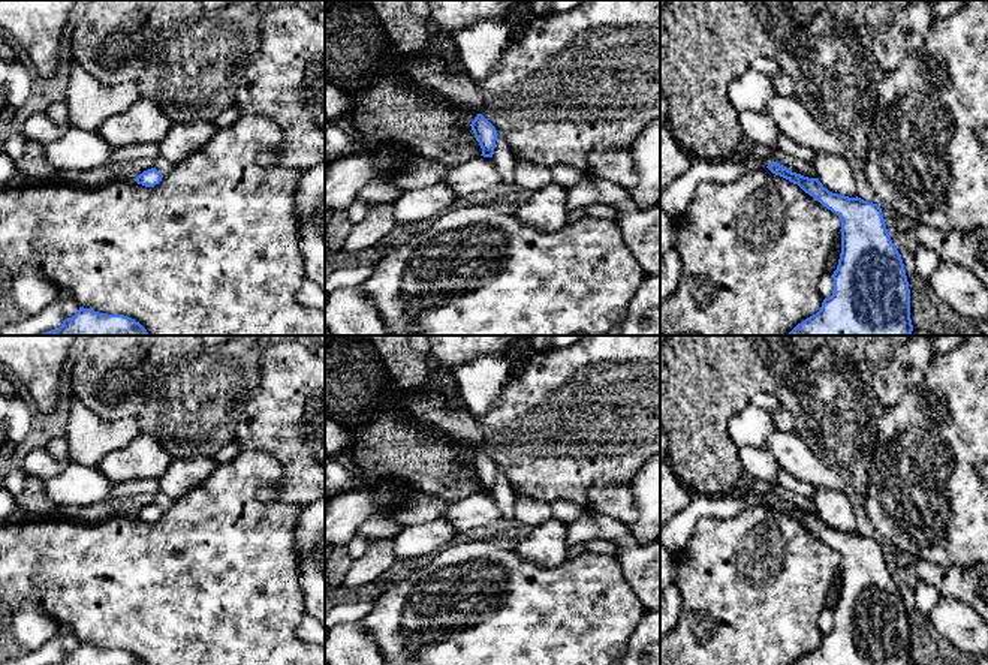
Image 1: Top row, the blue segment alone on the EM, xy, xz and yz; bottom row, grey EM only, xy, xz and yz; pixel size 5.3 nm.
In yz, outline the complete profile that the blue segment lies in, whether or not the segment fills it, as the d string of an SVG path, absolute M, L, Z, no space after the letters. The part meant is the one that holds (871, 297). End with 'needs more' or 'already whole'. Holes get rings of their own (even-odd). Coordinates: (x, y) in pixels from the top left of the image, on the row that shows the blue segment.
M750 154L742 160L737 156L729 160L692 157L689 169L660 193L660 210L678 219L702 183L725 184L765 168L798 184L841 220L841 253L832 274L832 295L789 335L910 335L909 282L877 204L832 193L819 178Z; needs more

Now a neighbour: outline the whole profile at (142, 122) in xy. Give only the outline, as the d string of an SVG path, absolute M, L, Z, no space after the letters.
M139 99L123 112L106 118L97 133L124 151L138 142L157 144L172 126L172 120L156 100Z

